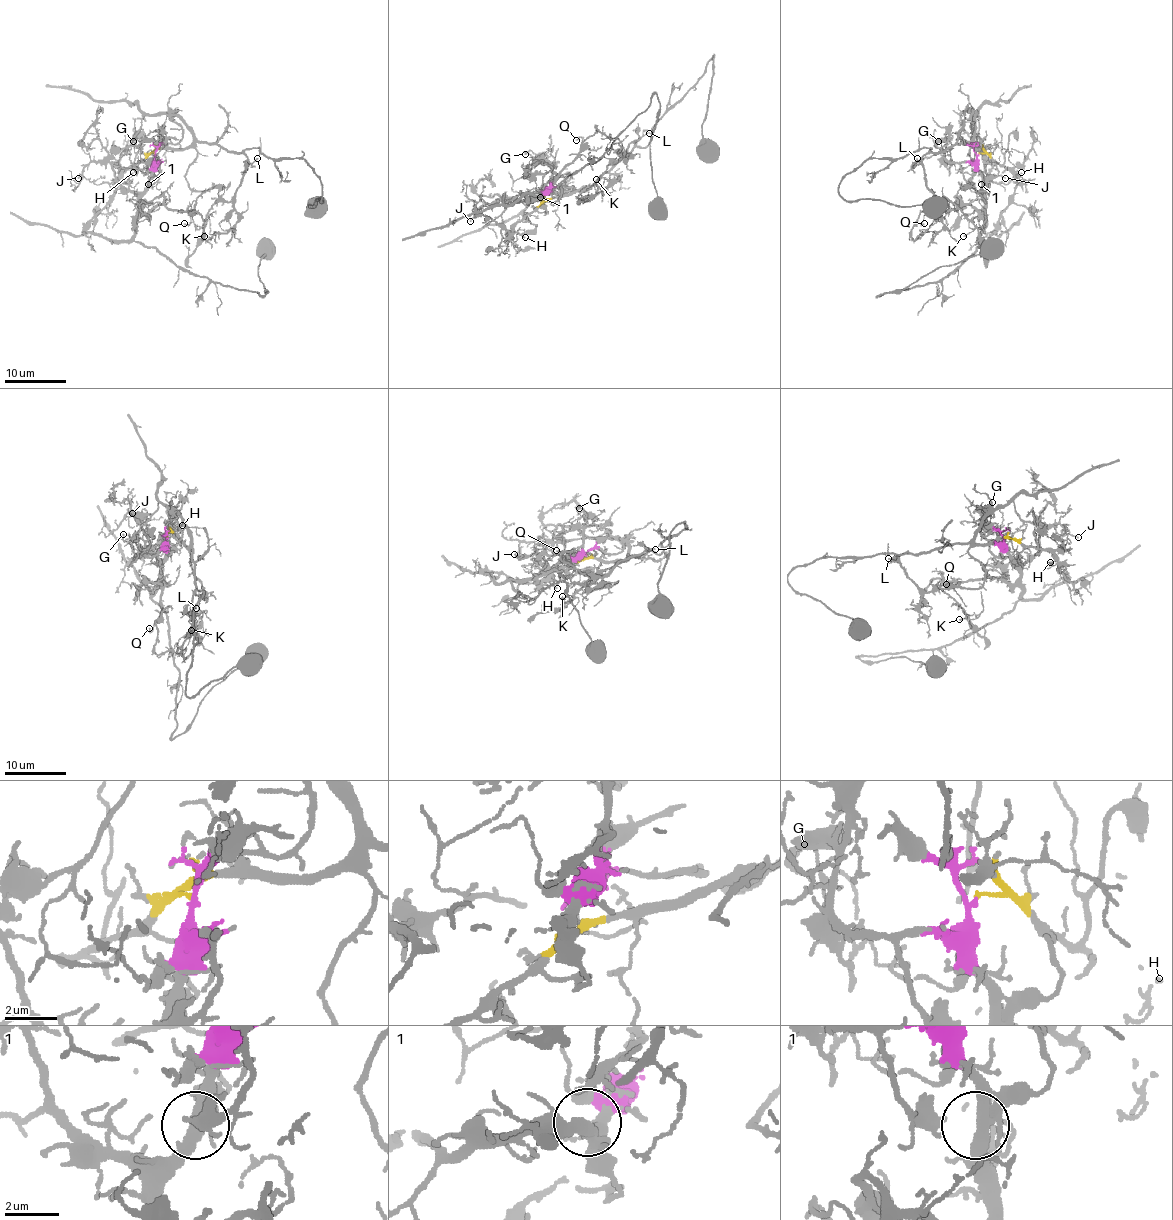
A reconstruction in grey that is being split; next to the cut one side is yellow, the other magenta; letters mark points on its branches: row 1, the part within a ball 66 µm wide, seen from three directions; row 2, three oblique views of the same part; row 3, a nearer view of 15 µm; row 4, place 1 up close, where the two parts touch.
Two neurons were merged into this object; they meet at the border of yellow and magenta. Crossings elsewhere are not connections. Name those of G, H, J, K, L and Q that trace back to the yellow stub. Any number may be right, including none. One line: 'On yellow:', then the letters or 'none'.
On yellow: H, K, L

